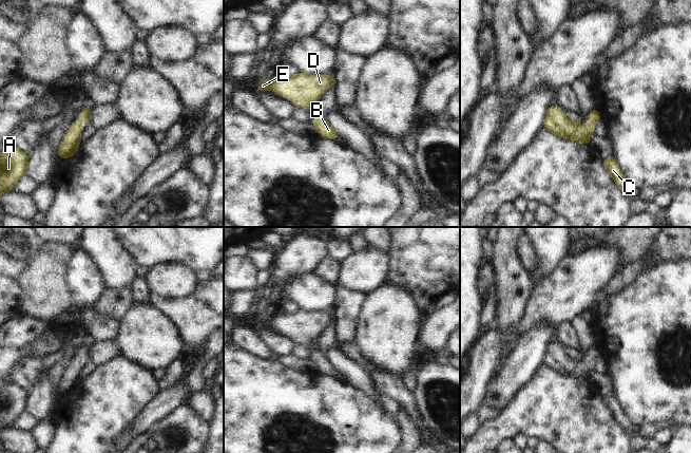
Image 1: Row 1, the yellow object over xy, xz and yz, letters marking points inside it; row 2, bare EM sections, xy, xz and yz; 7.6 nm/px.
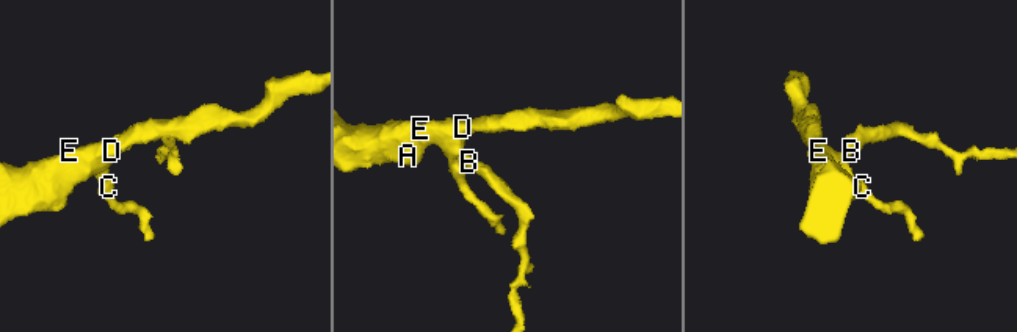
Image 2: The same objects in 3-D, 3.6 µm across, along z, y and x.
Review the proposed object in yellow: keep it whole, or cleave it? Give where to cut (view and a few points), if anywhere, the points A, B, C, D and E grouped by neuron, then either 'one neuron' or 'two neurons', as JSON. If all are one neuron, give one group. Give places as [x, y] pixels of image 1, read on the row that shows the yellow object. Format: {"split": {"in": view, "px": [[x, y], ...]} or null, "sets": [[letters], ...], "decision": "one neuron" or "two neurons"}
{"split": null, "sets": [["A", "B", "C", "D", "E"]], "decision": "one neuron"}

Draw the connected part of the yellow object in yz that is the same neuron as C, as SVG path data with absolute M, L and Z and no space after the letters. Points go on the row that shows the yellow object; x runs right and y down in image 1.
M613 157L602 159L602 162L606 170L613 177L614 182L623 193L627 193L629 195L639 193L639 190L632 186L628 178L623 175L616 161Z

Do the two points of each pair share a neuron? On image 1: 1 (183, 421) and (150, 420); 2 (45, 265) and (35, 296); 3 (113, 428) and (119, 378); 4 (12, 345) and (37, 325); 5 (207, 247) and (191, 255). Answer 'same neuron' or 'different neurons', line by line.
1: different neurons
2: same neuron
3: same neuron
4: same neuron
5: same neuron

